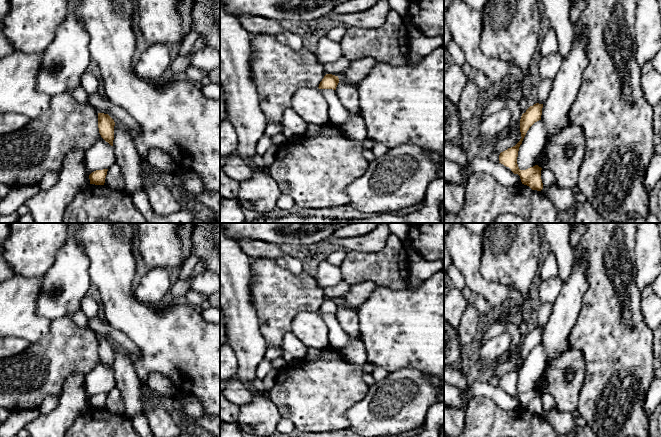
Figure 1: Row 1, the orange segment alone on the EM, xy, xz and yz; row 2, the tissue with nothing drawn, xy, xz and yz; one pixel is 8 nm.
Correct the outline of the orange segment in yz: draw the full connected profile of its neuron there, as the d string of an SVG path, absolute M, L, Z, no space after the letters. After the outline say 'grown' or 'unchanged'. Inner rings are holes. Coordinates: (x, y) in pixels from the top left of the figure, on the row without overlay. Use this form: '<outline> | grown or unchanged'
M536 327L533 330L530 330L526 336L522 338L520 343L520 356L522 362L515 370L508 372L499 379L499 387L509 391L514 398L518 398L522 408L527 409L532 414L537 415L541 415L543 413L541 403L542 392L535 389L526 394L520 394L517 388L517 381L519 371L522 368L527 355L535 346L541 344L542 332L543 328Z | unchanged

